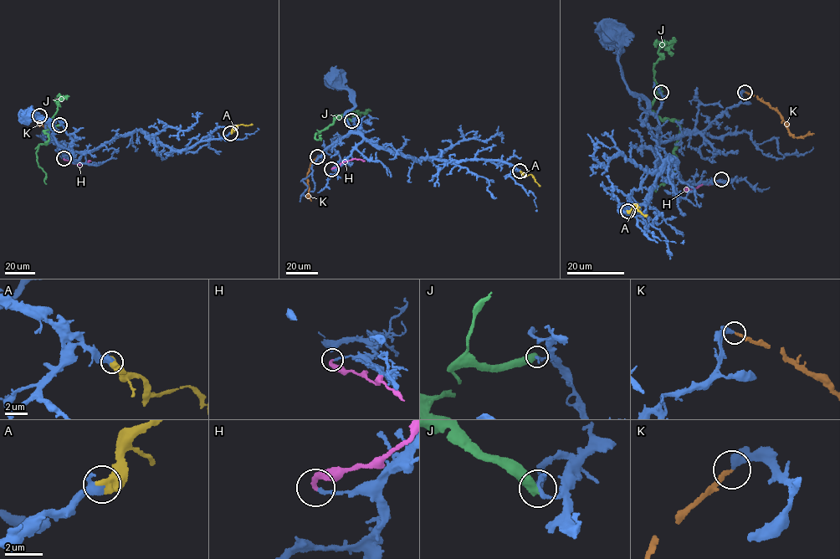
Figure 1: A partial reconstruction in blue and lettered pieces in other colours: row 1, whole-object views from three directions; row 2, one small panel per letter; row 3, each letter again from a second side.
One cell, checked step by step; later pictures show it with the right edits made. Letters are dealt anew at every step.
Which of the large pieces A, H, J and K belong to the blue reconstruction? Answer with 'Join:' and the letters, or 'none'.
Join: A, K

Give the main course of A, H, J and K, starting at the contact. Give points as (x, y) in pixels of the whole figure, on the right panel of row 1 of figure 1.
A: (627, 211), (636, 206), (633, 204), (646, 217)
H: (722, 179), (686, 189)
J: (661, 92), (658, 85), (662, 94), (650, 110), (678, 121), (679, 130), (676, 169), (656, 192)
K: (745, 92), (775, 108), (795, 137), (814, 134)

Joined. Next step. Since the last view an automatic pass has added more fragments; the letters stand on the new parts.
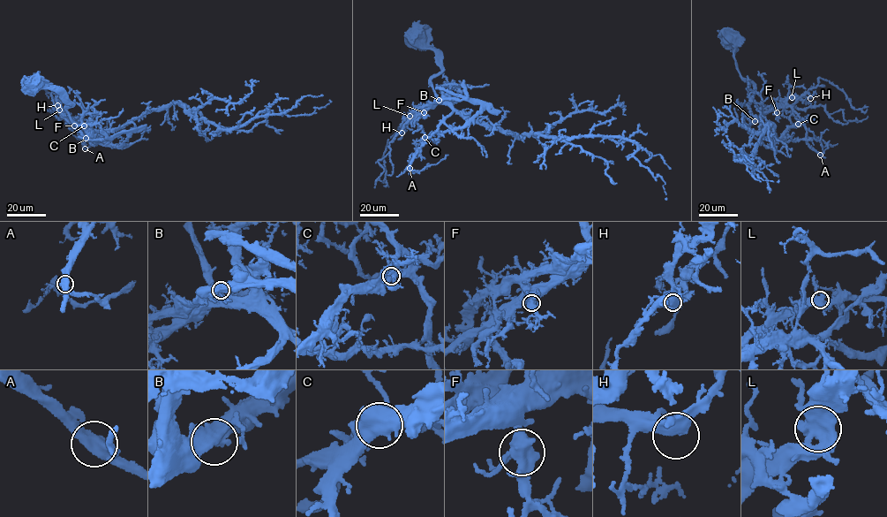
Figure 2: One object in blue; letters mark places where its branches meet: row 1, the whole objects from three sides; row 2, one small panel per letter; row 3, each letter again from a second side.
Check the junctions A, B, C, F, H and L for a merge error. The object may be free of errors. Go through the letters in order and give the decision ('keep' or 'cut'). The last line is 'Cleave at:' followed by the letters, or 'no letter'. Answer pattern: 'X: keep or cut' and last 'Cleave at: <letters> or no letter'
A: keep
B: keep
C: keep
F: cut
H: keep
L: keep
Cleave at: F

